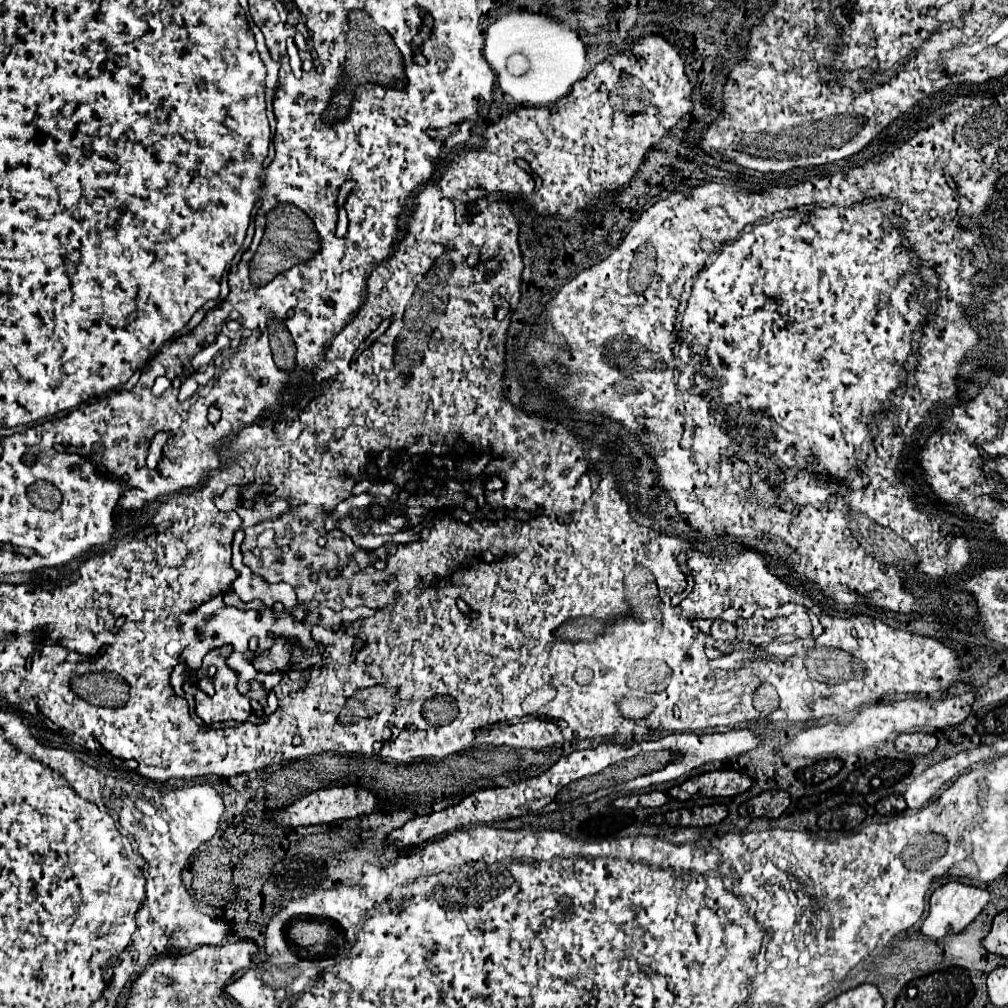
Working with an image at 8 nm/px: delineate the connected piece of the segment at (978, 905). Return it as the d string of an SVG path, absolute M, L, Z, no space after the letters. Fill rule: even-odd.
M946 882L930 898L930 912L920 932L928 938L962 932L988 904L990 892L962 882Z

